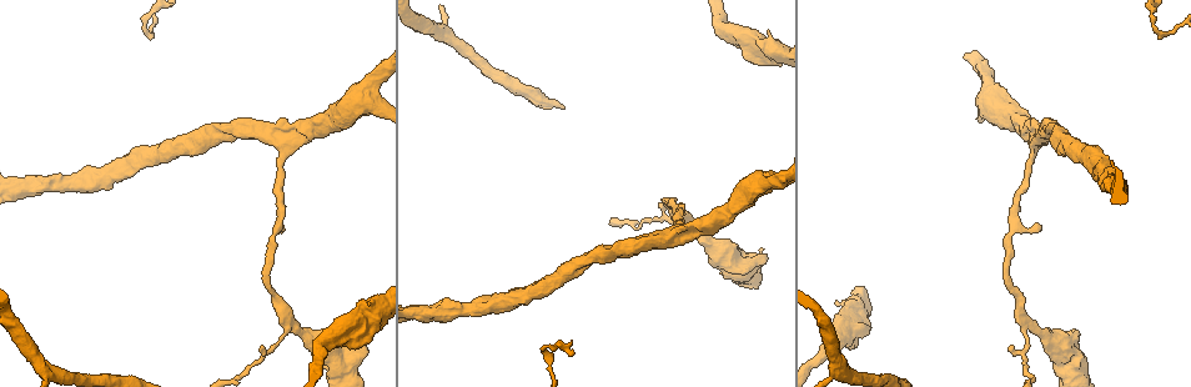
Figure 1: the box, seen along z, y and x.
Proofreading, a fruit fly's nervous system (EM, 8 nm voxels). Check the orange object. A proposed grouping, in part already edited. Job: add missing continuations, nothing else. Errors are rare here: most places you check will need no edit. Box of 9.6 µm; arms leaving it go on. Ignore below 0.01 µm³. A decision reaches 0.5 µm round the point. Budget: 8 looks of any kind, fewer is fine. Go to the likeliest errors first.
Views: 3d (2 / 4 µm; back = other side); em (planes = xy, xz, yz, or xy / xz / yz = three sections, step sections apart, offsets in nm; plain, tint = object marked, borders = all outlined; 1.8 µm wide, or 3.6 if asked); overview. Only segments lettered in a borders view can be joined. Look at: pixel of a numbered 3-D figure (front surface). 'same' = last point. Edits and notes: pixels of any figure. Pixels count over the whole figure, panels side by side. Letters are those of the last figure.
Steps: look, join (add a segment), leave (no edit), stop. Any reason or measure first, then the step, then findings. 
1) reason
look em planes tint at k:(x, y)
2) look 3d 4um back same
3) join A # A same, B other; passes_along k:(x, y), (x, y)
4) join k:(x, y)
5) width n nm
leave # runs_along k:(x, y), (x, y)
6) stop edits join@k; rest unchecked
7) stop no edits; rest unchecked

free end
look em planes borders at 1:(281, 117)

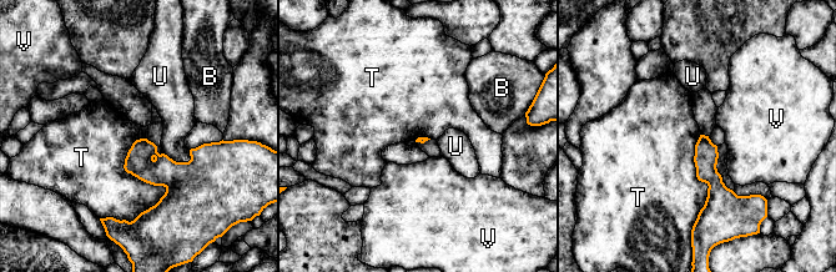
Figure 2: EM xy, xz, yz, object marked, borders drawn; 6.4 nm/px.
longest_contact T 550 nm
leave # B other, T other, U other, V other; runs_along 2:(703, 139), (714, 180), (711, 208); no lettered segment goes on from it

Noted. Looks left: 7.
stops while still wide
look em planes borders at 1:(1074, 329)

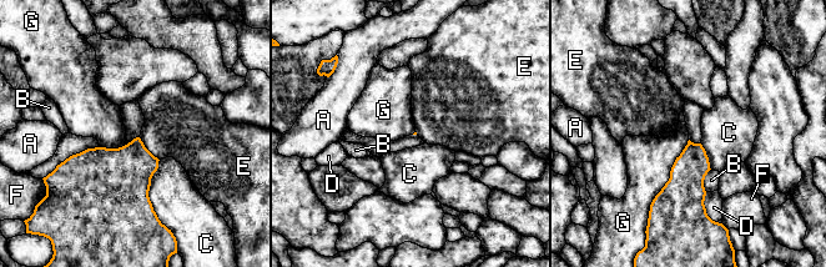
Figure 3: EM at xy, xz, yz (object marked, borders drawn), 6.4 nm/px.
leave # A other, B other, C other, D other, E other, F other, G other; border 3:(689, 140), (648, 212); none of them fits

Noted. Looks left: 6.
sharp bend
look 3d 4um at 1:(1156, 32)

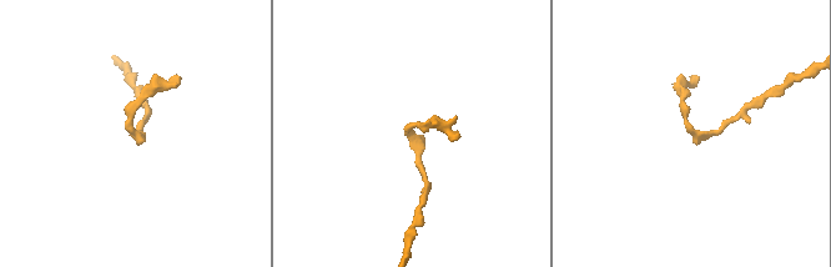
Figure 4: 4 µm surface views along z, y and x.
shape alone is not enough
look em xy step 16 tint at 4:(407, 131)

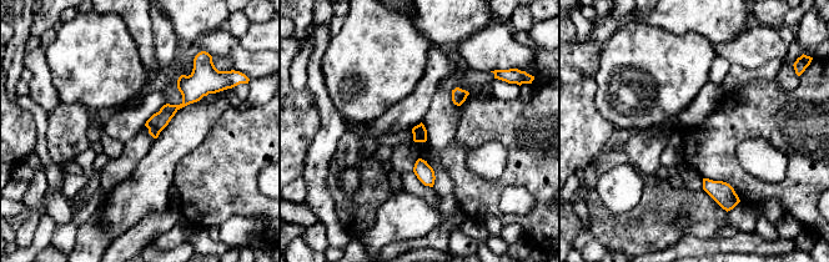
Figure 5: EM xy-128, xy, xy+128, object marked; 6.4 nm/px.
cut it another way
look em planes borders same

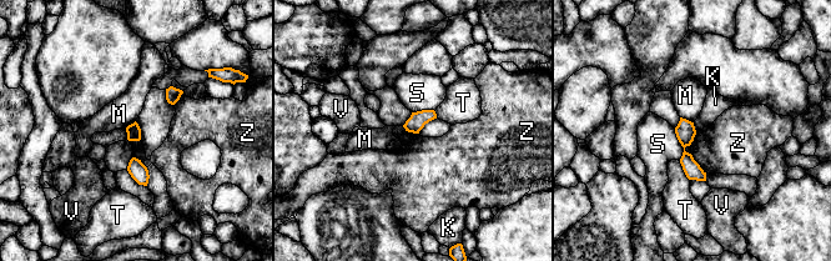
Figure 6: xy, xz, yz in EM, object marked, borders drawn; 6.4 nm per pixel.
leave # K other, M other, S other, T other, V other, Z other; none of them fits

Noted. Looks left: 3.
thin end
look em 3.6um planes borders at 1:(283, 228)

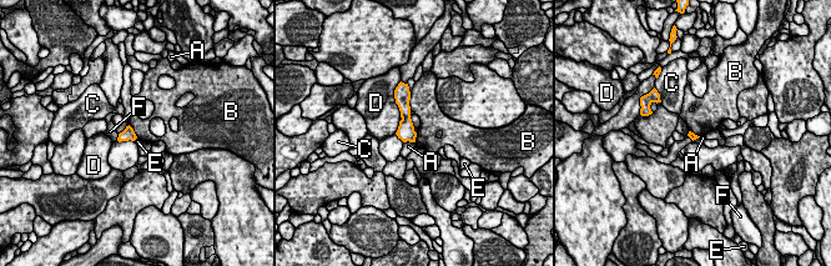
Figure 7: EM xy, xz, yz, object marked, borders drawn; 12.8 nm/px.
longest_contact D 260 nm
leave # A other, B other, C other, D other, E other, F other; border 7:(411, 94), (409, 110); none of them fits

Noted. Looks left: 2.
stop no edits; rest unchecked

